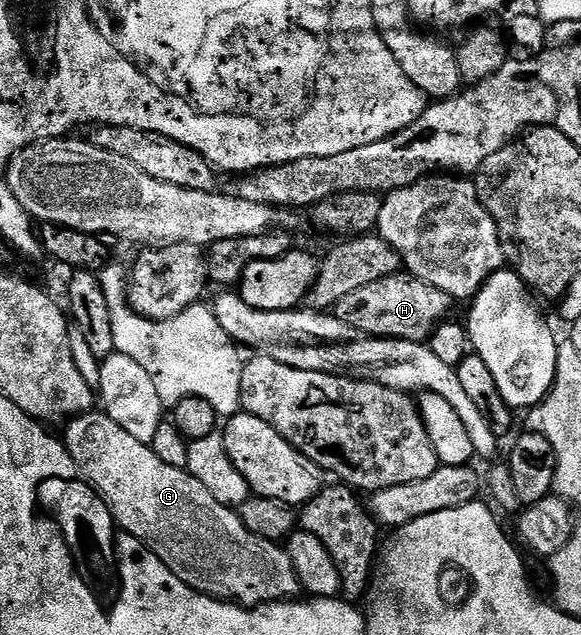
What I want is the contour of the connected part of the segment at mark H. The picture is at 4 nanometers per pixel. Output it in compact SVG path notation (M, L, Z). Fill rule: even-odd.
M396 274L380 278L377 282L369 282L369 286L361 286L361 290L353 290L353 294L337 302L333 315L345 322L345 326L353 326L353 330L361 330L366 336L421 344L430 341L437 325L450 317L447 315L451 307L451 296L437 290L437 286L429 286L429 282L418 280L410 274Z

